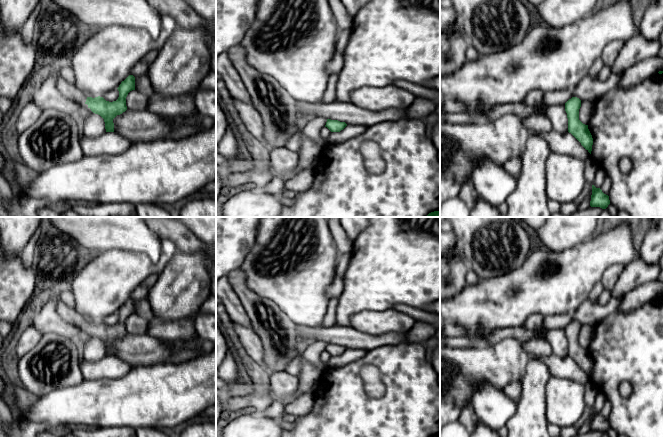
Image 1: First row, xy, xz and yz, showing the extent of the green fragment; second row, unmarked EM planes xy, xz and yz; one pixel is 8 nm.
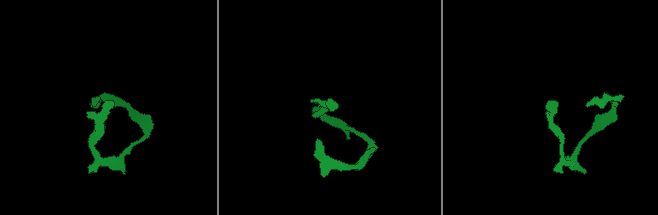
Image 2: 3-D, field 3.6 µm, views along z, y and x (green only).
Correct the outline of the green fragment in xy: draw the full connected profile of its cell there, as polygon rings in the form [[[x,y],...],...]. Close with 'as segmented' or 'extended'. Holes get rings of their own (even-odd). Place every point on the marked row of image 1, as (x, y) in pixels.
[[[65,74],[58,75],[58,89],[64,97],[87,104],[93,113],[104,119],[106,132],[114,132],[113,119],[127,110],[126,97],[130,91],[135,90],[135,77],[129,75],[121,82],[117,88],[119,97],[113,102],[100,96],[92,98],[81,94]]]; extended

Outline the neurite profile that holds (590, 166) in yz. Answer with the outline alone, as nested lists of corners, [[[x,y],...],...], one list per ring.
[[[588,156],[584,160],[584,164],[585,164],[585,171],[584,171],[585,181],[586,183],[593,185],[595,179],[595,173],[598,169],[598,166],[596,165],[591,156]]]

